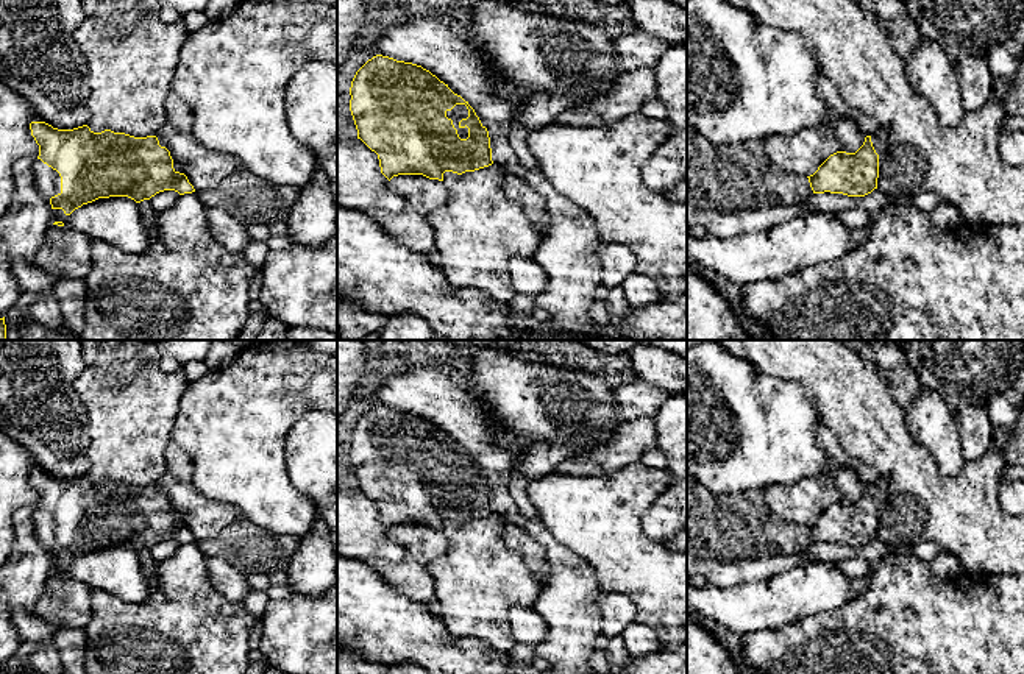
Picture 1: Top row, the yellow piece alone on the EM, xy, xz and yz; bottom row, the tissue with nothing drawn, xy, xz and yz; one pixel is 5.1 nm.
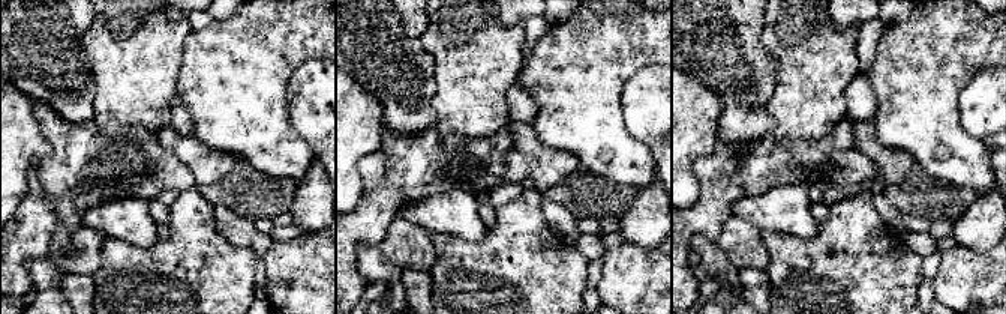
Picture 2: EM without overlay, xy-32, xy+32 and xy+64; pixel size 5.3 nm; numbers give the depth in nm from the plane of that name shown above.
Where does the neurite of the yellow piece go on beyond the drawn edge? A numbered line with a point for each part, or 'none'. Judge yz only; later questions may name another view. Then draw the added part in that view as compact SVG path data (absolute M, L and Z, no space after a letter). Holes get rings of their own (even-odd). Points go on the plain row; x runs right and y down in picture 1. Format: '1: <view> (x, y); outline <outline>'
1: yz (879, 489); outline M879 481L879 482L871 484L871 491L877 504L885 502L887 495L888 495L887 481Z

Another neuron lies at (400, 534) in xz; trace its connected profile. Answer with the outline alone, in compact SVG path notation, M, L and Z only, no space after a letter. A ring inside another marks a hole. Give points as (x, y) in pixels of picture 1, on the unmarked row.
M398 524L389 535L404 548L404 557L400 562L372 559L365 563L400 594L428 605L434 598L434 580L428 565L446 549L443 530L423 524Z

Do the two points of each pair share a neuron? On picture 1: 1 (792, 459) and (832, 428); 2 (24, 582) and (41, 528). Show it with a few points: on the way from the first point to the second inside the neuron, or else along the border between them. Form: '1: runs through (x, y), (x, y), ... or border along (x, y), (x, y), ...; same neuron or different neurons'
1: border along (810, 404), (815, 414), (815, 443), (831, 459); different neurons
2: border along (33, 509), (33, 532), (49, 548); different neurons

